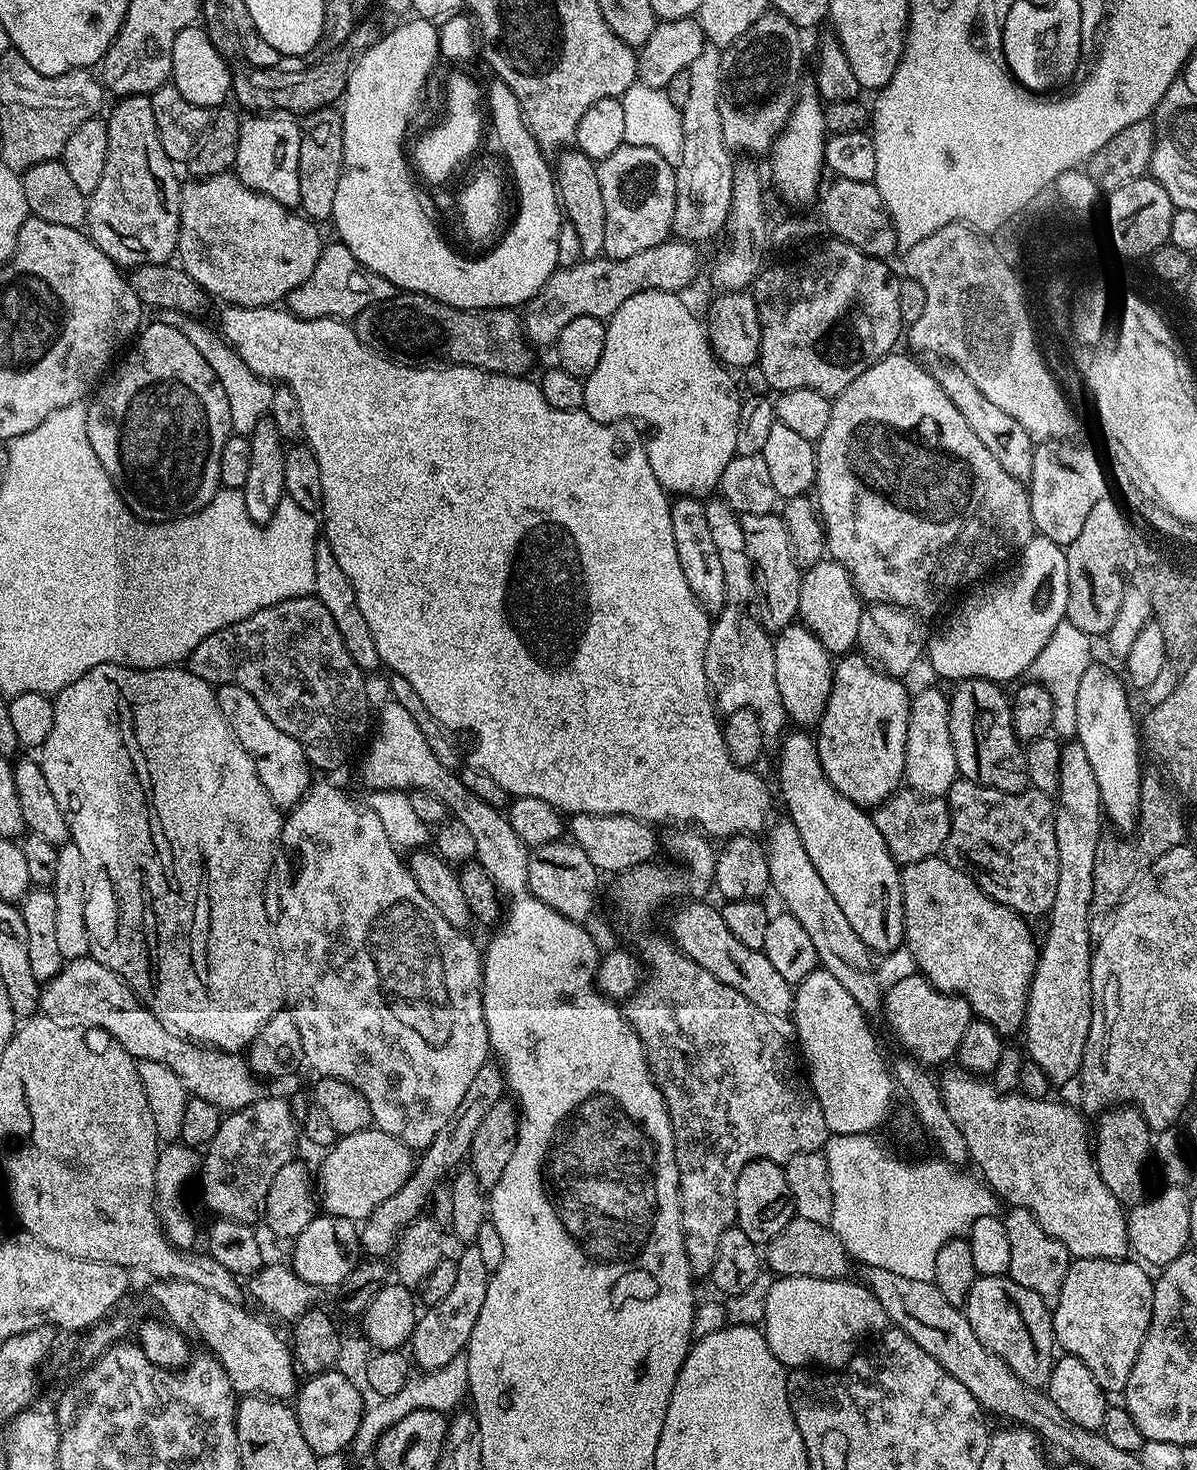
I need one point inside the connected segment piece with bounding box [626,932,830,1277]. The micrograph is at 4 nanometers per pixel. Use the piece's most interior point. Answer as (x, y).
(733, 1093)

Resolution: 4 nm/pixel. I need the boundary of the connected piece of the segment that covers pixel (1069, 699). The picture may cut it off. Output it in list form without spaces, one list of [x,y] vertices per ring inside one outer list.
[[[1065,618],[1060,621],[1060,625],[1056,627],[1054,634],[1031,666],[1031,675],[1036,675],[1033,677],[1052,695],[1052,728],[1057,737],[1072,738],[1078,730],[1077,707],[1075,706],[1078,684],[1089,664],[1093,663],[1092,644],[1090,637],[1082,634],[1078,626],[1074,626]]]

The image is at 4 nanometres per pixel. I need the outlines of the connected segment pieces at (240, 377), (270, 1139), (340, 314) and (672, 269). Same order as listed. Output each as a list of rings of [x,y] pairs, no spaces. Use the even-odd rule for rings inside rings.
[[[164,312],[162,320],[163,323],[173,324],[181,334],[190,338],[190,342],[194,342],[194,350],[198,350],[198,354],[206,358],[218,382],[222,382],[222,390],[226,390],[226,402],[230,402],[233,433],[237,436],[250,437],[255,427],[272,411],[273,385],[258,374],[254,374],[254,370],[234,351],[232,345],[220,335],[219,331],[212,329],[211,332],[206,325],[200,324],[204,322],[199,319],[185,316],[183,312]]]
[[[267,1096],[245,1108],[229,1111],[221,1119],[218,1134],[206,1145],[198,1181],[204,1191],[204,1204],[213,1217],[255,1225],[264,1211],[274,1174],[297,1155],[298,1121],[292,1116],[291,1103]]]
[[[335,242],[323,249],[320,253],[318,266],[314,268],[314,274],[298,286],[286,298],[287,311],[304,320],[343,320],[351,321],[359,312],[366,310],[366,306],[375,306],[378,302],[390,299],[397,295],[396,285],[391,284],[386,278],[382,278],[376,272],[368,268],[354,258],[354,254],[343,242]]]
[[[669,238],[658,246],[650,246],[650,250],[642,250],[642,254],[634,254],[634,258],[588,258],[573,268],[557,267],[539,294],[533,296],[523,309],[522,323],[529,341],[536,346],[555,345],[561,330],[574,322],[574,318],[611,318],[626,298],[634,298],[634,294],[646,290],[683,293],[683,288],[700,272],[700,256],[696,248],[695,243],[687,240]]]

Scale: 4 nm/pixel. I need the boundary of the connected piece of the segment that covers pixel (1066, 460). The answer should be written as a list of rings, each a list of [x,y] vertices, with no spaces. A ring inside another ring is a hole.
[[[1050,440],[1035,445],[1034,466],[1032,477],[1026,481],[1028,489],[1028,501],[1030,502],[1030,514],[1032,515],[1032,527],[1037,533],[1050,542],[1061,546],[1067,546],[1078,538],[1079,531],[1083,530],[1086,524],[1086,517],[1090,510],[1094,510],[1094,502],[1105,499],[1104,492],[1104,468],[1100,460],[1088,448],[1079,448],[1073,442],[1062,440]]]

